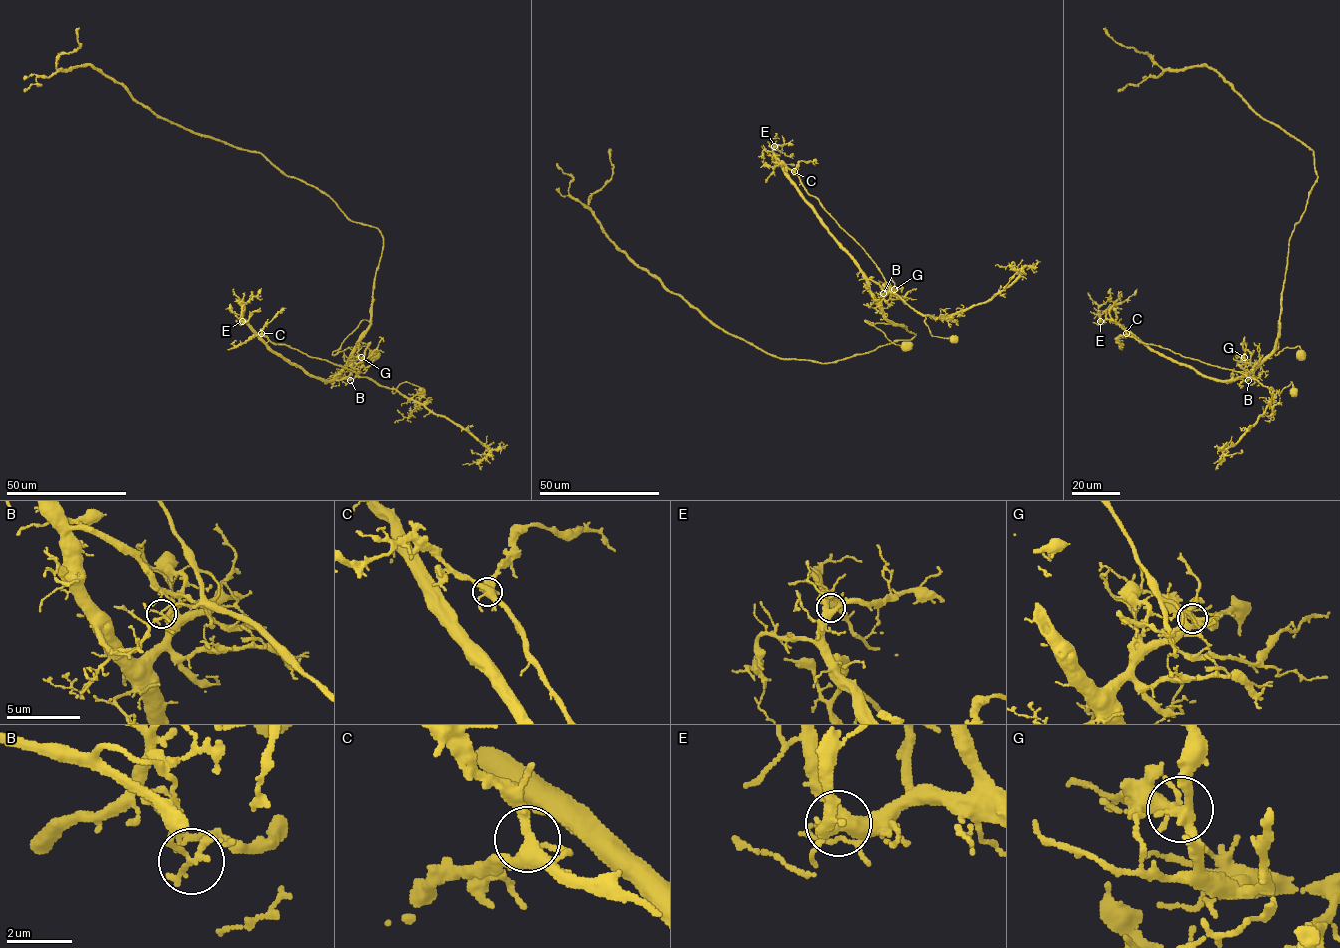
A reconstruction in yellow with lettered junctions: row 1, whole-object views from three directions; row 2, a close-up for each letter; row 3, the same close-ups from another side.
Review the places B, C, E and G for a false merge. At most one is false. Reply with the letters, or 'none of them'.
B

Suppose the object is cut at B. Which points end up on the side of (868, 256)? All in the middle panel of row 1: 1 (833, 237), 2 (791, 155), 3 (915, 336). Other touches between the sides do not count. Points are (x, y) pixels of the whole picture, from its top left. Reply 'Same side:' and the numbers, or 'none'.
Same side: none

